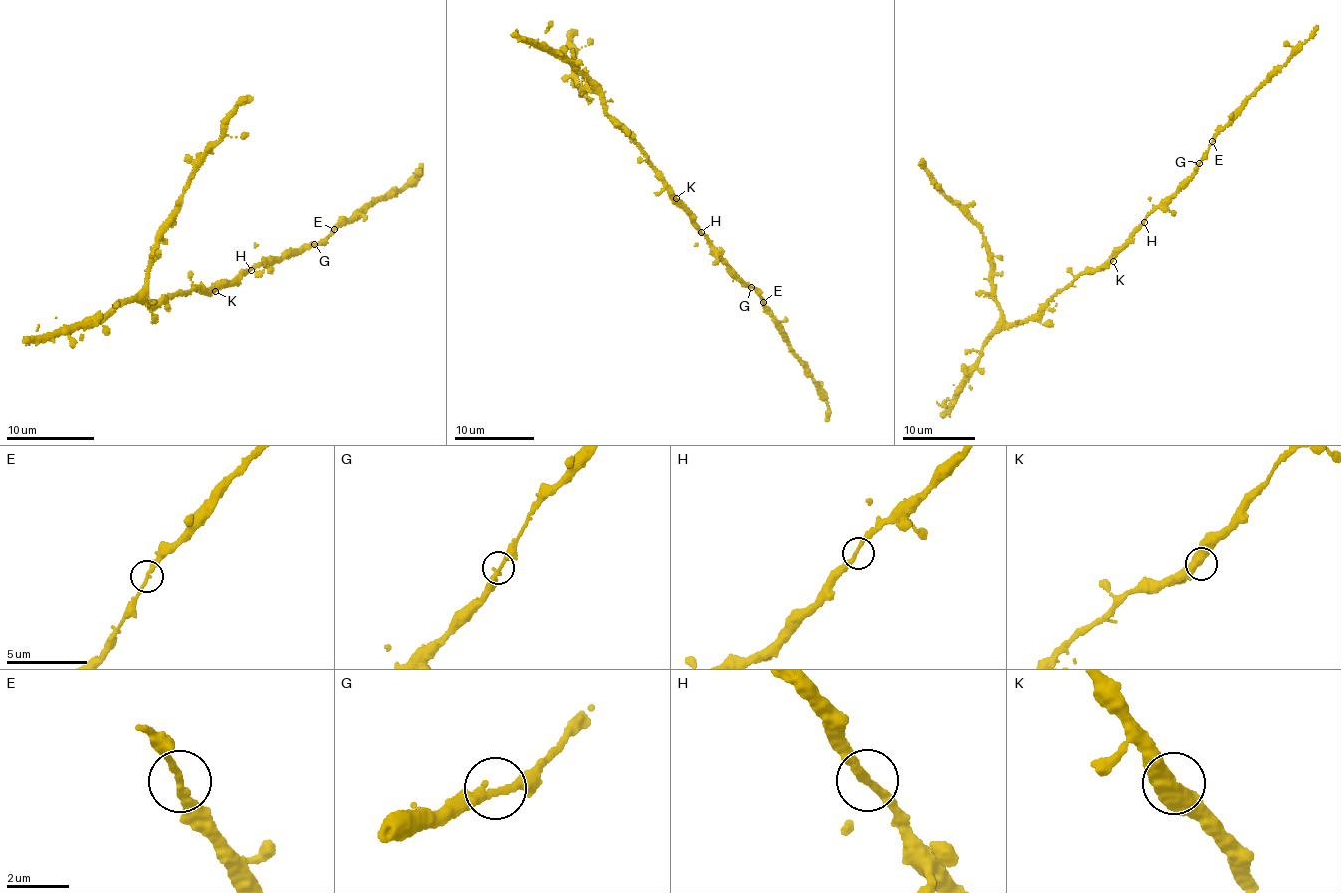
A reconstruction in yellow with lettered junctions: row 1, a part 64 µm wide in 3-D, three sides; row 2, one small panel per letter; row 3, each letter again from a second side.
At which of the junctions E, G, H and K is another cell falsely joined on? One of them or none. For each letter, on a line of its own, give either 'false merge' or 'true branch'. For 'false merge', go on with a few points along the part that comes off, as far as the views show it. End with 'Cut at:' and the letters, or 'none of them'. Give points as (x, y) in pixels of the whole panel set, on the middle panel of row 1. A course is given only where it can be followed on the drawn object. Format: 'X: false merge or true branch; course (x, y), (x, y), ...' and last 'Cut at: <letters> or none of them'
E: true branch
G: true branch
H: true branch
K: true branch
Cut at: none of them

